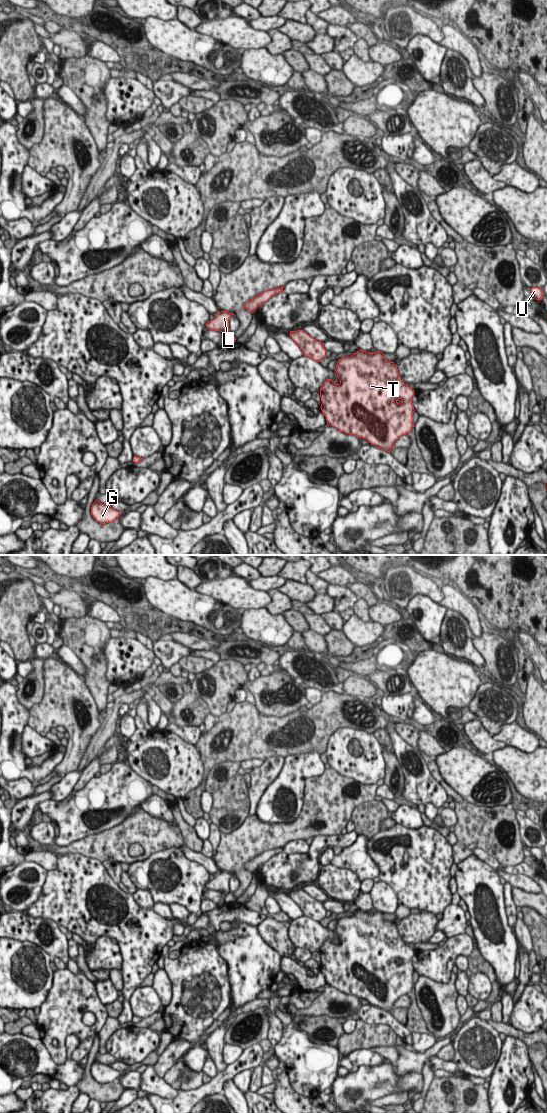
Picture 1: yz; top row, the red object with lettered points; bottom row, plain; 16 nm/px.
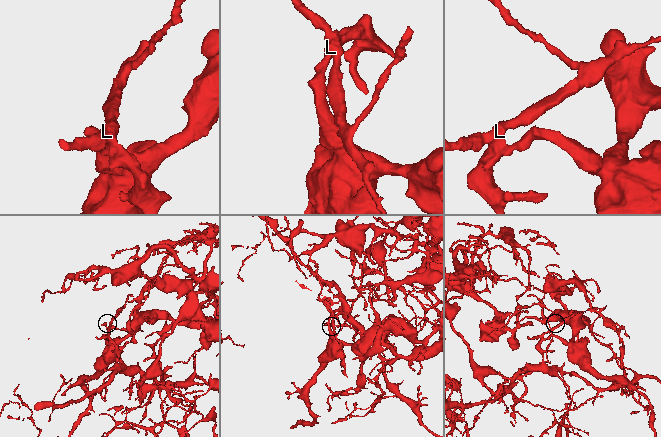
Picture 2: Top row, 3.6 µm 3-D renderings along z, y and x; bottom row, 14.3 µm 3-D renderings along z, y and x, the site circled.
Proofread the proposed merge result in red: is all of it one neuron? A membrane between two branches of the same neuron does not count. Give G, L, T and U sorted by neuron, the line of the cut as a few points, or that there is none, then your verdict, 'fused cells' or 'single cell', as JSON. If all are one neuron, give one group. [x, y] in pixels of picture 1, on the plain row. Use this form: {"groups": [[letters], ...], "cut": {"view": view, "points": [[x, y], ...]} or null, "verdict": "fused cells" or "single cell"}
{"groups": [["G", "L"], ["T", "U"]], "cut": {"view": "yz", "points": [[230, 892], [227, 894], [224, 902]]}, "verdict": "fused cells"}

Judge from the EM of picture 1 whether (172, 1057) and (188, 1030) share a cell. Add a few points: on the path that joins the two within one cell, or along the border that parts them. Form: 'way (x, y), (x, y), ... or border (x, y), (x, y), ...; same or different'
border (172, 1040), (186, 1040), (191, 1046); different

